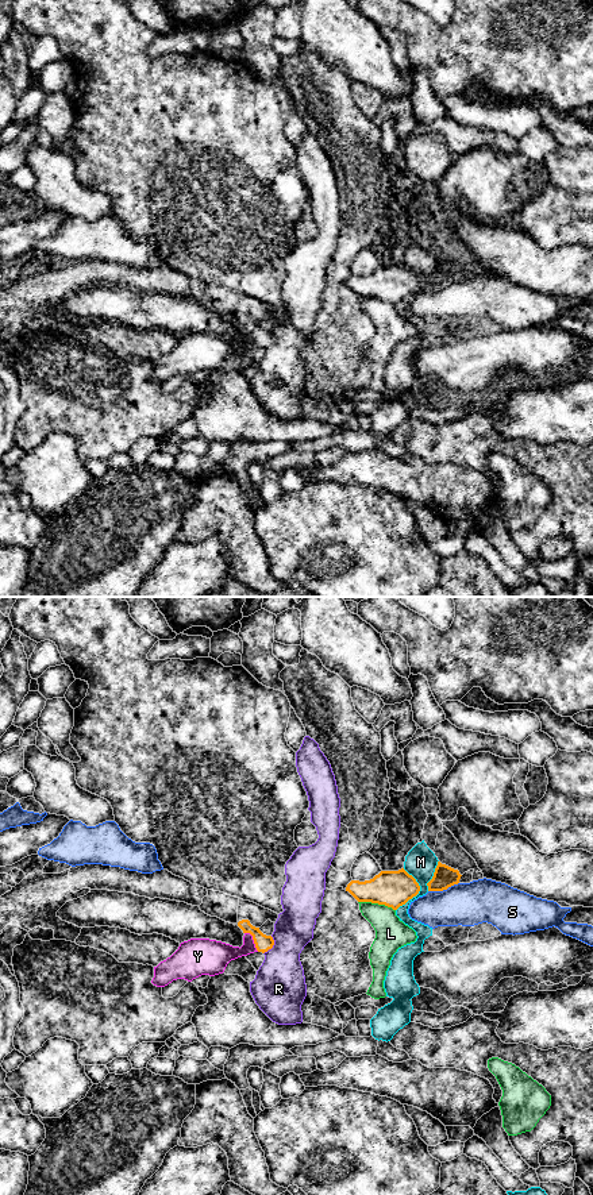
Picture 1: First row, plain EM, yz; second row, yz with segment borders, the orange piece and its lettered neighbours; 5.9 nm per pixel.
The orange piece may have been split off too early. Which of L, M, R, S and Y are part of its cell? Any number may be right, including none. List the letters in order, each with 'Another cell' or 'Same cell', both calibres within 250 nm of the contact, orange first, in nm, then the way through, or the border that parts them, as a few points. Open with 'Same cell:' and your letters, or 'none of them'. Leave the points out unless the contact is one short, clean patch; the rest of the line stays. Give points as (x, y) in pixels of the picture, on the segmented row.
Same cell: Y
L: Another cell. Thickness 220 nm (orange) against 190 nm. Boundary: yz (358, 901), (384, 904), (395, 910)
M: Another cell. Thickness 220 nm (orange) against 190 nm
R: Another cell. Thickness 100 nm (orange) against 300 nm
S: Another cell. Thickness 140 nm (orange) against 260 nm
Y: Same cell. Thickness 100 nm (orange) against 180 nm. Path across: yz (264, 943), (253, 939), (239, 952), (215, 955)

